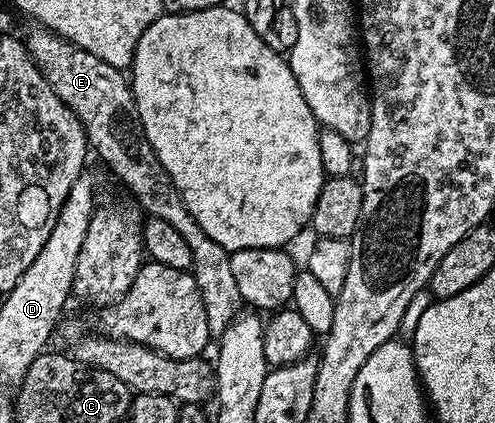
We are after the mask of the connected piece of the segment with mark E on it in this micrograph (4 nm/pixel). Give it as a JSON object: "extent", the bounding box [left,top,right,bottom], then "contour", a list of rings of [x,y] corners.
{"extent":[24,28,244,336],"contour":[[[34,28],[30,35],[25,35],[24,41],[31,60],[40,68],[43,78],[48,80],[48,84],[60,96],[60,100],[64,100],[64,104],[68,104],[74,115],[80,120],[86,133],[89,149],[93,153],[95,150],[106,161],[107,168],[130,189],[131,196],[135,198],[131,199],[136,203],[139,211],[143,215],[159,218],[172,224],[172,228],[176,228],[176,232],[180,233],[180,236],[187,242],[192,253],[191,269],[197,287],[200,289],[205,316],[208,319],[208,328],[211,335],[220,336],[239,317],[244,306],[240,288],[237,287],[236,279],[233,278],[231,251],[224,249],[222,245],[212,240],[200,224],[196,223],[196,216],[192,216],[192,212],[188,212],[172,176],[168,176],[164,164],[160,164],[152,144],[148,144],[146,135],[142,133],[140,112],[136,108],[131,79],[123,71],[112,68],[112,64],[104,64],[104,60],[100,60],[100,56],[92,56],[92,52],[80,48],[75,42],[69,42],[51,30]]]}

